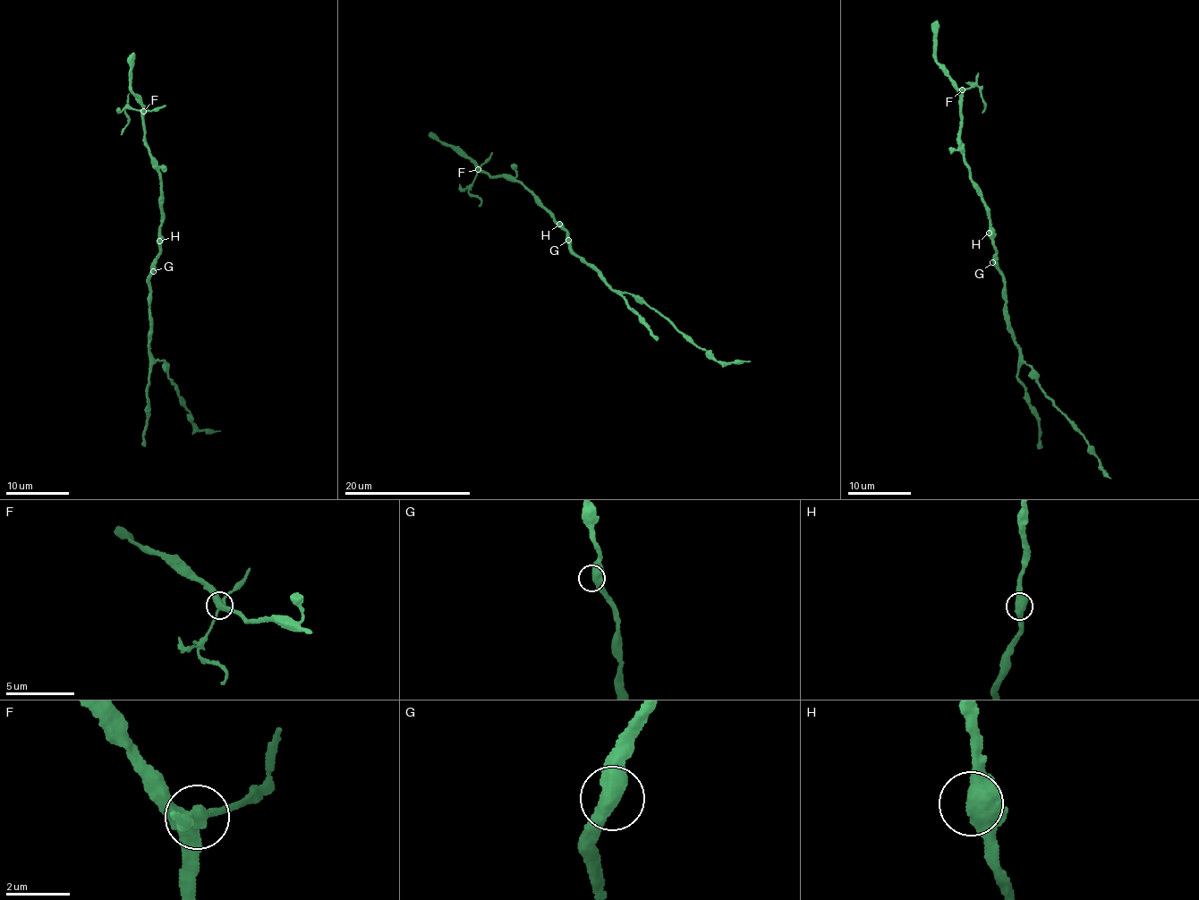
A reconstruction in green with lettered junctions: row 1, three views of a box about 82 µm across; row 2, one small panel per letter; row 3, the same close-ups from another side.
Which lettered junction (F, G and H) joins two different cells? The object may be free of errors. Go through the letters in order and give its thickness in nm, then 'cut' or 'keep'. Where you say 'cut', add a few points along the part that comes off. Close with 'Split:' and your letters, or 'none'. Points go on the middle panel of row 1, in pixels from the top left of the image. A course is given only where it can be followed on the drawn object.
F: 440 nm | cut | (478, 170), (469, 191), (481, 200), (480, 206)
G: 500 nm | keep
H: 440 nm | keep
Split: F

